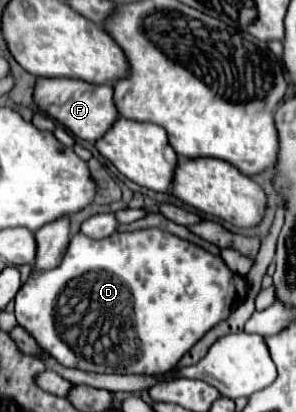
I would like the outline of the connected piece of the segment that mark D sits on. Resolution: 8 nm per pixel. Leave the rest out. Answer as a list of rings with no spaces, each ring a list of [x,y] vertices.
[[[140,229],[130,233],[114,233],[106,239],[88,239],[82,233],[76,233],[70,239],[70,245],[62,257],[62,263],[52,271],[32,271],[28,281],[22,285],[22,289],[16,295],[16,319],[36,341],[40,341],[40,347],[46,349],[52,357],[56,357],[66,367],[76,367],[82,371],[94,371],[94,373],[116,373],[116,375],[160,375],[176,367],[176,363],[220,321],[228,319],[230,313],[244,301],[248,295],[250,283],[246,277],[234,273],[228,269],[222,257],[212,255],[210,251],[202,249],[200,245],[194,245],[190,241],[184,241],[168,231],[162,229]]]

